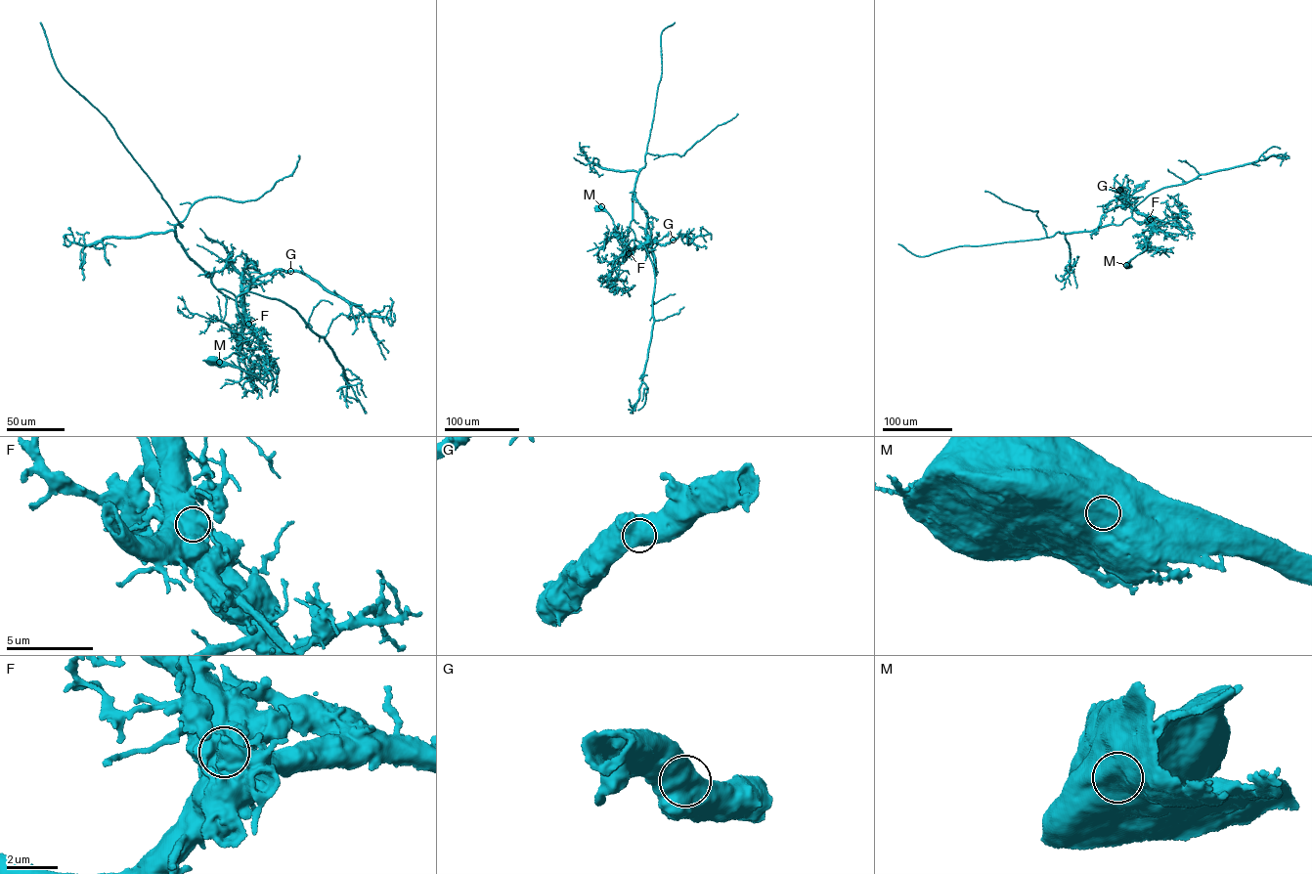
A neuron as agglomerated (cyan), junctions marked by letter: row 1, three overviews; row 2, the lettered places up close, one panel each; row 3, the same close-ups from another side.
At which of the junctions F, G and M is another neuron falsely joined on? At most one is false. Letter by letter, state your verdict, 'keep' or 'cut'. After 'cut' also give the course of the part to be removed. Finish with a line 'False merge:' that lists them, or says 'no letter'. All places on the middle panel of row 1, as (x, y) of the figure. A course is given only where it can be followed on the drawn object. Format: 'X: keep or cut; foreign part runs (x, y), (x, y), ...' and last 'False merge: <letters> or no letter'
F: cut; foreign part runs (629, 253), (612, 272), (614, 281), (617, 275), (614, 267), (599, 258), (600, 262)
G: keep
M: keep
False merge: F

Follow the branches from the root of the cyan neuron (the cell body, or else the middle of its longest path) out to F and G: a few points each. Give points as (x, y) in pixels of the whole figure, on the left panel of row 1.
F: (212, 360), (263, 379), (272, 379), (265, 366), (263, 343), (248, 324)
G: (212, 360), (272, 379), (265, 345), (250, 327), (242, 298), (255, 279), (278, 269), (290, 271)

